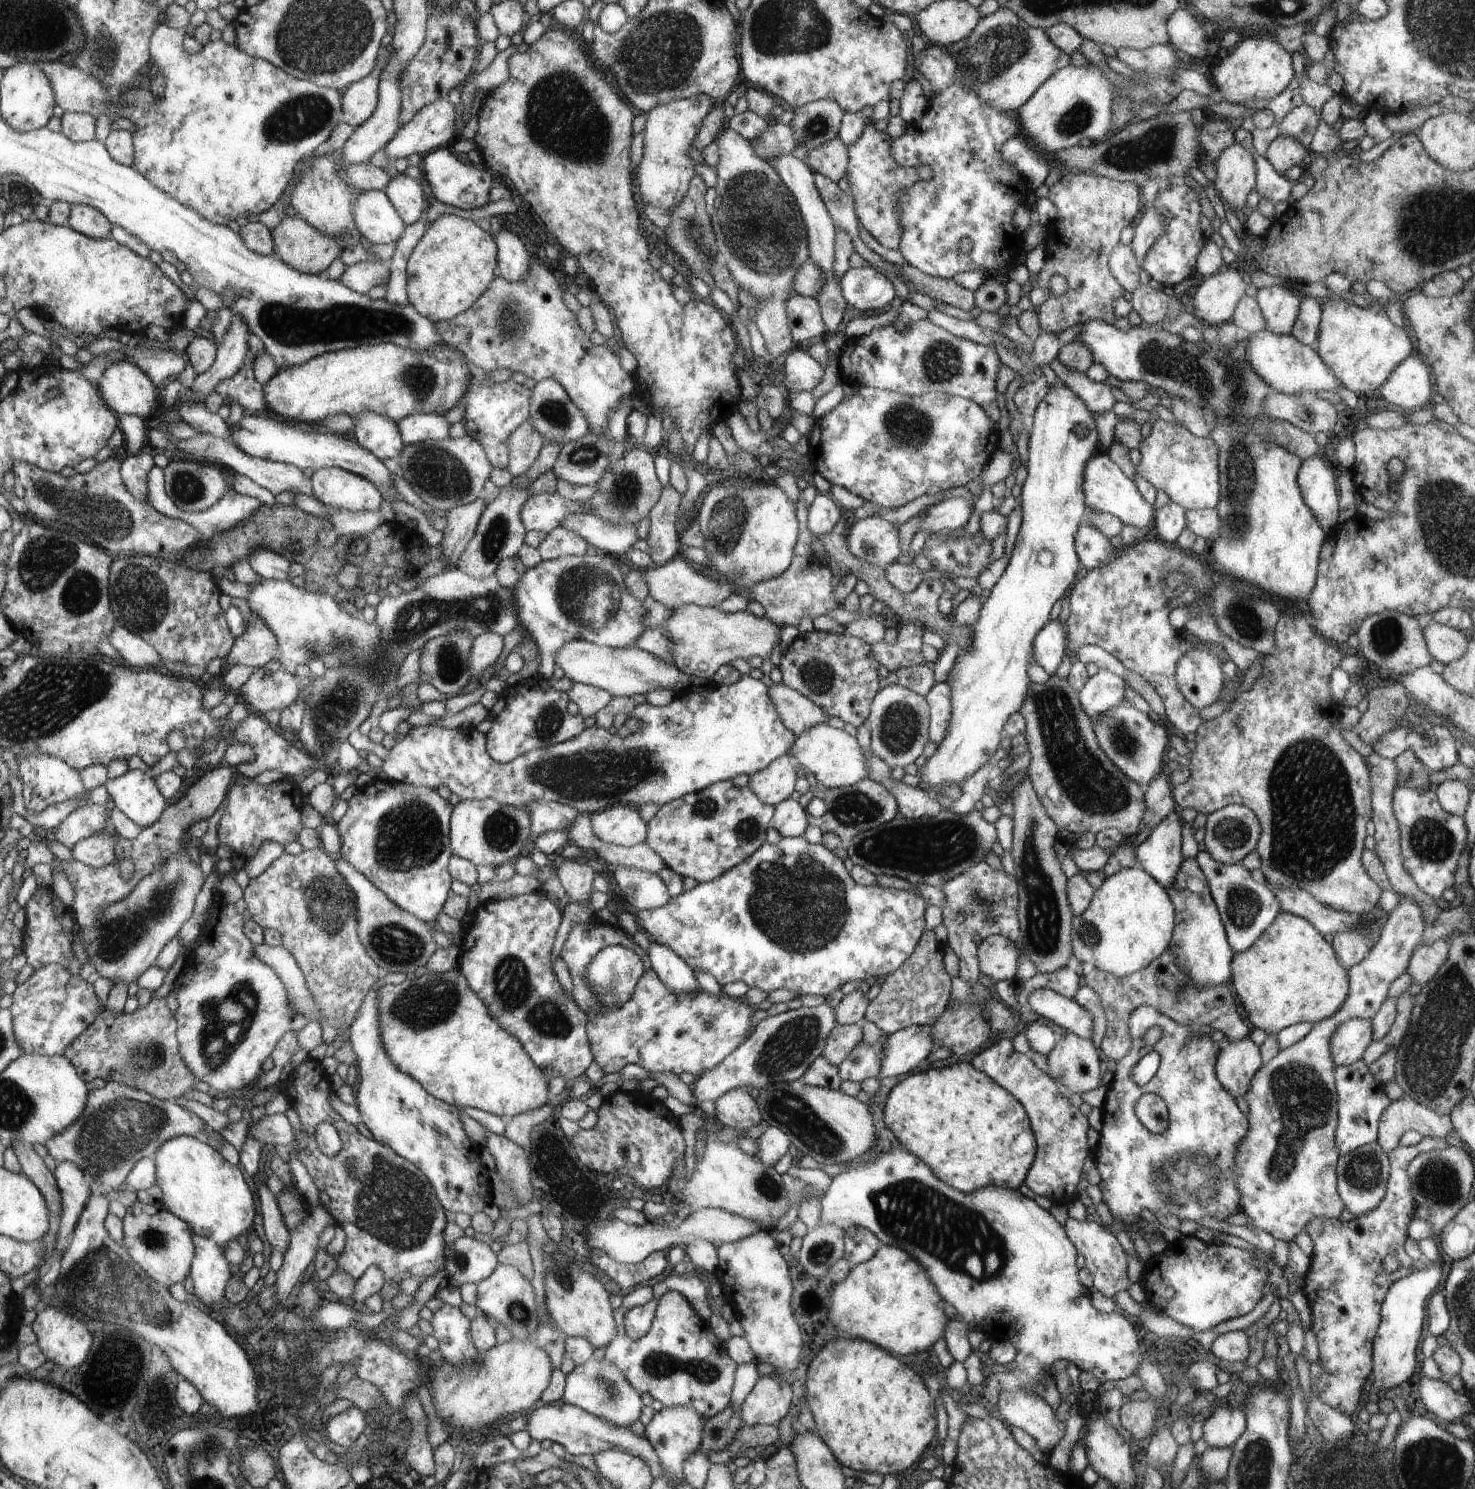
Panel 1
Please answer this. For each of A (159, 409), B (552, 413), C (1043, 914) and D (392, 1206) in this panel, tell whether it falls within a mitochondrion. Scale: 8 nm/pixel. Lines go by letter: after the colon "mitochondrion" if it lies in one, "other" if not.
A: other
B: mitochondrion
C: mitochondrion
D: mitochondrion

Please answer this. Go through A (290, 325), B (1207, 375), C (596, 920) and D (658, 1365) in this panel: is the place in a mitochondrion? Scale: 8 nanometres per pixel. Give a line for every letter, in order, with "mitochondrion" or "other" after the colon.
A: mitochondrion
B: mitochondrion
C: other
D: mitochondrion

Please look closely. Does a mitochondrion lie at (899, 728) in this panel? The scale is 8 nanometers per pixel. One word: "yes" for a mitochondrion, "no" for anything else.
yes

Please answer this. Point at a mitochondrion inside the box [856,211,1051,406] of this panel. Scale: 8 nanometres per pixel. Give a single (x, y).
(942, 361)

